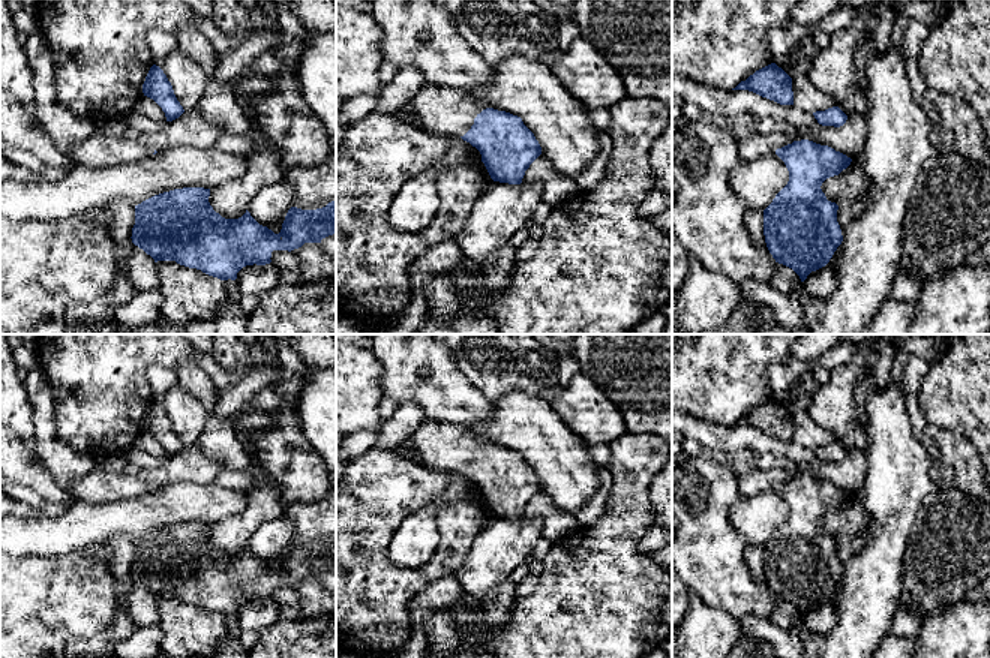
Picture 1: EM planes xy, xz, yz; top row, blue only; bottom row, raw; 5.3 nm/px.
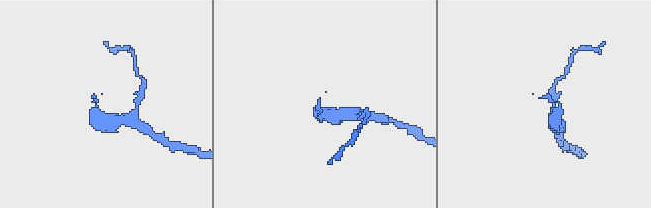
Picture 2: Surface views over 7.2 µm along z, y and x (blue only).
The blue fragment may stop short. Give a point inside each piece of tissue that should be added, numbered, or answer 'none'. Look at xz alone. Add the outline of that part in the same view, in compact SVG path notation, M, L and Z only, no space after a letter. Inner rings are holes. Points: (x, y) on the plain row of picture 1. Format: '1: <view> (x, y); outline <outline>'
1: xz (449, 447); outline M424 420L410 439L422 454L422 465L450 474L464 472L474 460L474 454L486 445L464 426L430 420Z

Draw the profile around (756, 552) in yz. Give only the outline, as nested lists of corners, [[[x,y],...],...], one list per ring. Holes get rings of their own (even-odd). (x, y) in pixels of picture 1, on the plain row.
[[[747,543],[744,559],[747,562],[753,580],[758,583],[766,582],[764,571],[764,547],[756,546],[753,543]]]

